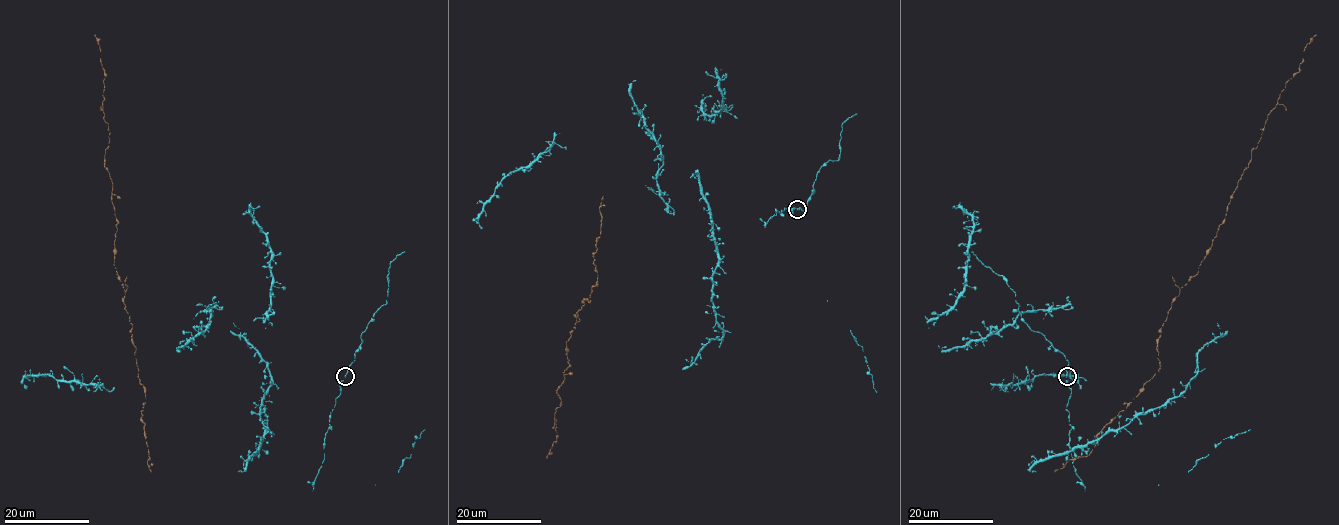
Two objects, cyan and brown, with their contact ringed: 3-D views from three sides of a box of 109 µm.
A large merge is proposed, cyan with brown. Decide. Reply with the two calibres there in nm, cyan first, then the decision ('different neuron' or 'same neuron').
170/130 nm | same neuron

